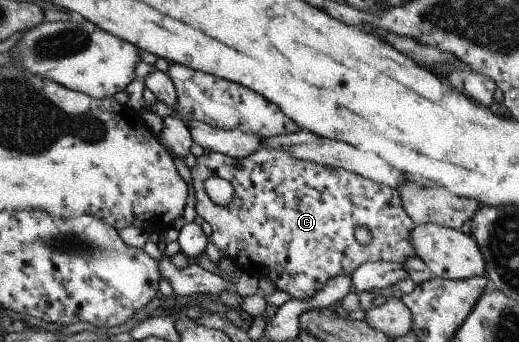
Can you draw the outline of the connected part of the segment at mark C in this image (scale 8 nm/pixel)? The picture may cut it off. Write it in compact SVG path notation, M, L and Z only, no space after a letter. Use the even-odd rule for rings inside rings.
M259 148L253 151L251 154L244 156L243 158L234 159L225 156L221 153L214 153L210 151L208 154L202 154L197 158L197 165L190 170L192 175L192 187L193 196L195 198L195 212L199 221L205 221L211 227L211 233L208 240L211 241L217 250L224 253L224 256L229 258L239 271L247 272L249 276L255 276L255 278L269 278L276 286L276 290L282 290L290 294L291 298L305 299L311 298L313 293L317 292L330 278L333 276L350 274L358 268L360 264L366 262L385 261L386 263L399 263L404 264L407 257L414 256L414 250L411 246L408 236L410 230L414 227L413 221L405 214L400 201L397 190L389 188L383 184L377 184L371 179L363 178L363 176L346 171L341 168L326 167L323 165L316 165L309 161L299 160L293 158L287 151L278 151L273 149ZM209 177L219 177L227 182L231 183L233 187L233 198L232 201L224 207L213 204L207 198L203 188L203 181ZM357 226L363 226L369 232L370 242L367 245L361 245L355 239L353 232Z

